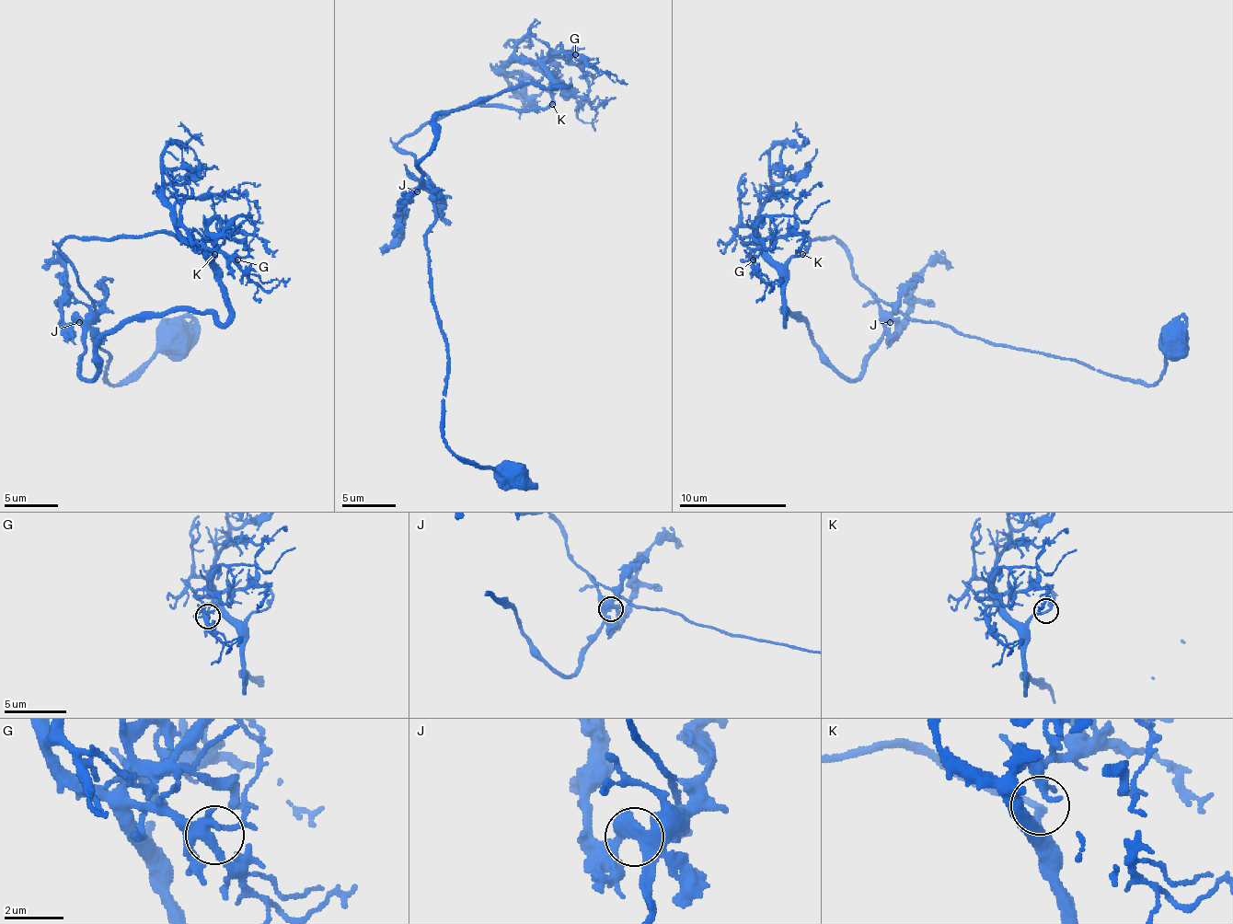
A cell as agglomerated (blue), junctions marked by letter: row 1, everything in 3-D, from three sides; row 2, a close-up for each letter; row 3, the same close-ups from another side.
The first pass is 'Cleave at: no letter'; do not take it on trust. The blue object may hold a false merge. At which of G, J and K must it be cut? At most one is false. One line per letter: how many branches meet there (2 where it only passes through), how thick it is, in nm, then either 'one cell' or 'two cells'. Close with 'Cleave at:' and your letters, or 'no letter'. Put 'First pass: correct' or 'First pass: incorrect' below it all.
G: 5 | 320 nm | one cell
J: 2 | 440 nm | one cell
K: 2 | 200 nm | one cell
Cleave at: no letter
First pass: correct

